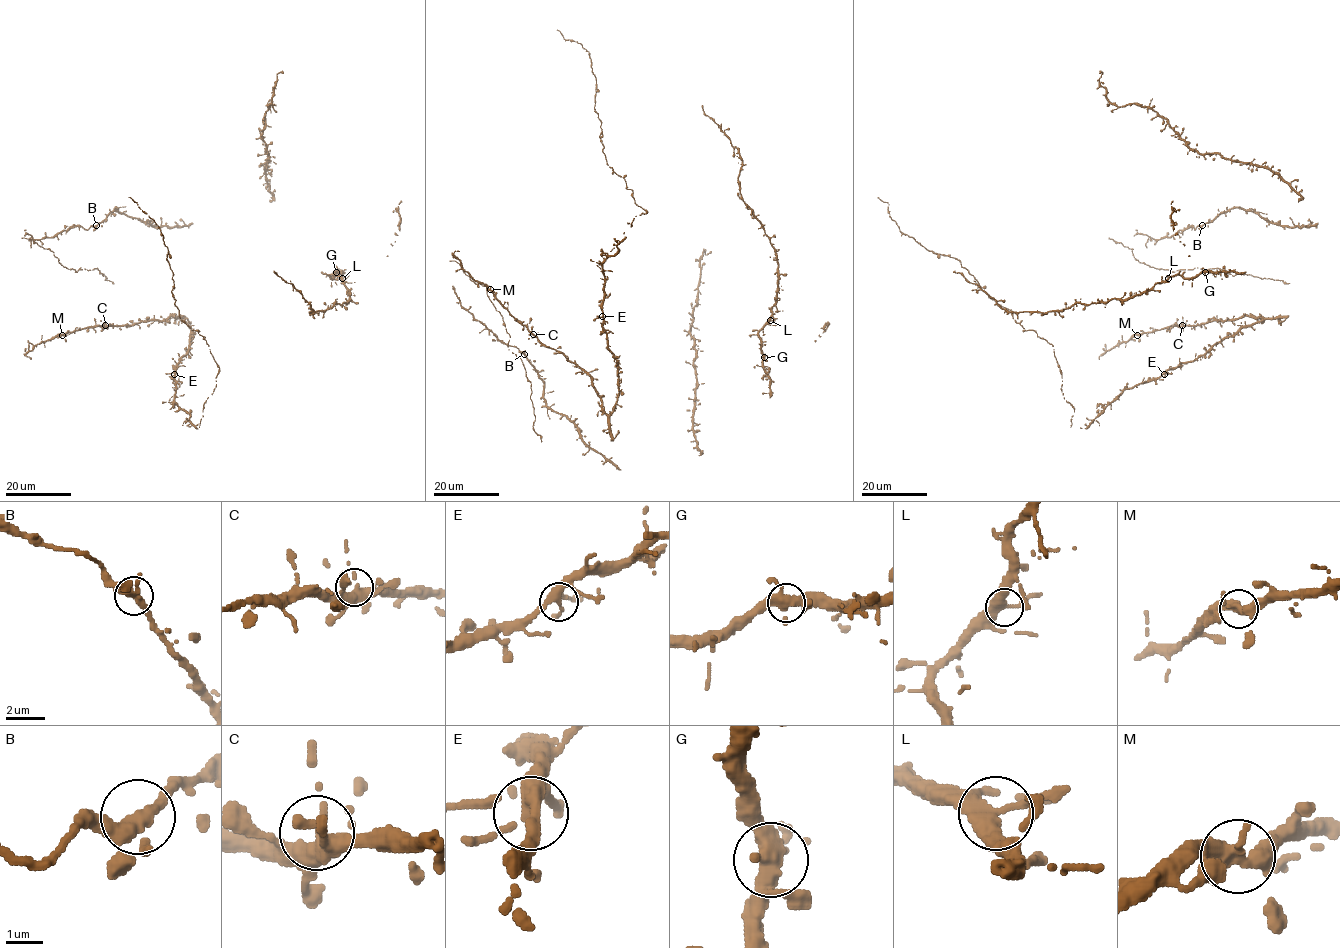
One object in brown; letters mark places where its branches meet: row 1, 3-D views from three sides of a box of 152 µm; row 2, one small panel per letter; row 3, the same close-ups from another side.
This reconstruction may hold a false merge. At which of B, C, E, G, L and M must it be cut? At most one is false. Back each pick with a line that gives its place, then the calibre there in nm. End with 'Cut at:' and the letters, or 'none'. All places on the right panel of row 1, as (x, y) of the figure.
Cut at: none

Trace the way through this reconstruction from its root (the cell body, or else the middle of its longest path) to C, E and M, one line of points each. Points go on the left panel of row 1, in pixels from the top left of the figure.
C: (186, 323), (171, 316), (165, 320), (142, 320), (132, 325), (105, 325)
E: (186, 323), (190, 327), (189, 350), (174, 367), (174, 374)
M: (186, 323), (171, 316), (165, 320), (142, 320), (132, 325), (87, 326), (62, 334)

